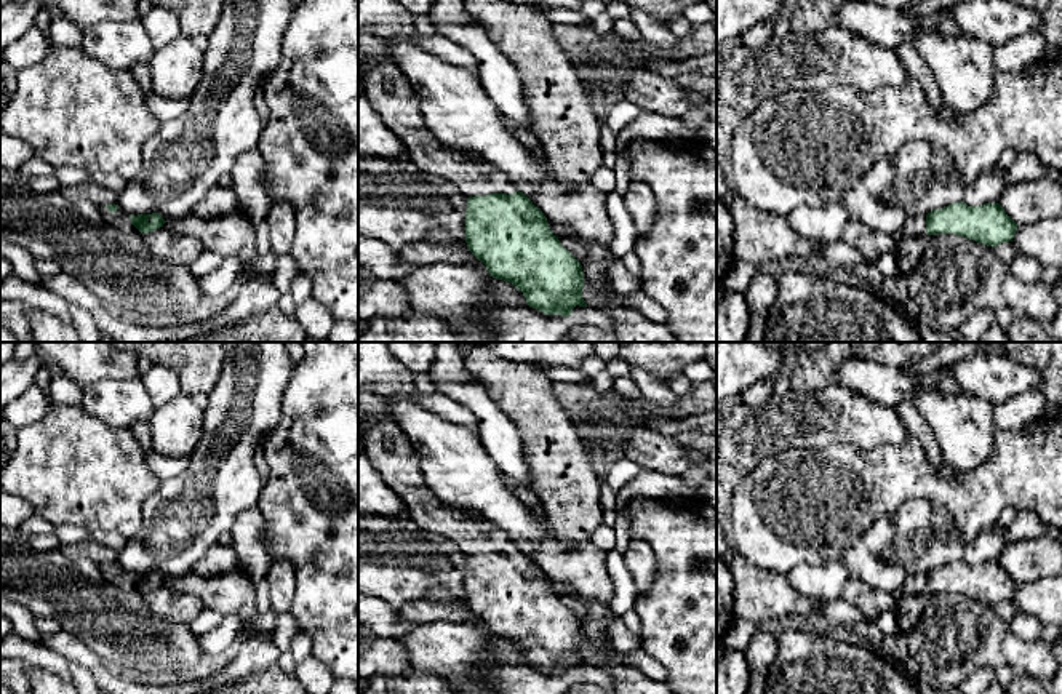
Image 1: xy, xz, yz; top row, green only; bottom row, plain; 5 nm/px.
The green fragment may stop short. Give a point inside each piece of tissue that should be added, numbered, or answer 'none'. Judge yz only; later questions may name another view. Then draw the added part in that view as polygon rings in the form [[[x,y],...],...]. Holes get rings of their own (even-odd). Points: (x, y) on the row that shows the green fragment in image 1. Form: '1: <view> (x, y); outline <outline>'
1: yz (917, 226); outline [[[926,214],[908,219],[900,229],[902,237],[918,237],[926,233]]]

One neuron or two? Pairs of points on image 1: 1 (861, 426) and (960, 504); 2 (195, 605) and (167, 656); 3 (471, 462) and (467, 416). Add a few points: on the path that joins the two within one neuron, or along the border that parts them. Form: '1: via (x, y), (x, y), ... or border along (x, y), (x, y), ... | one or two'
1: border along (912, 435), (872, 448), (845, 443) | two
2: border along (151, 608), (165, 619), (187, 624) | two
3: border along (432, 411), (447, 419), (463, 422), (475, 432) | two

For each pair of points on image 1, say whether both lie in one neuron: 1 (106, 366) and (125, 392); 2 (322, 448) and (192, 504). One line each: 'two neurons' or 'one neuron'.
1: two neurons
2: two neurons

